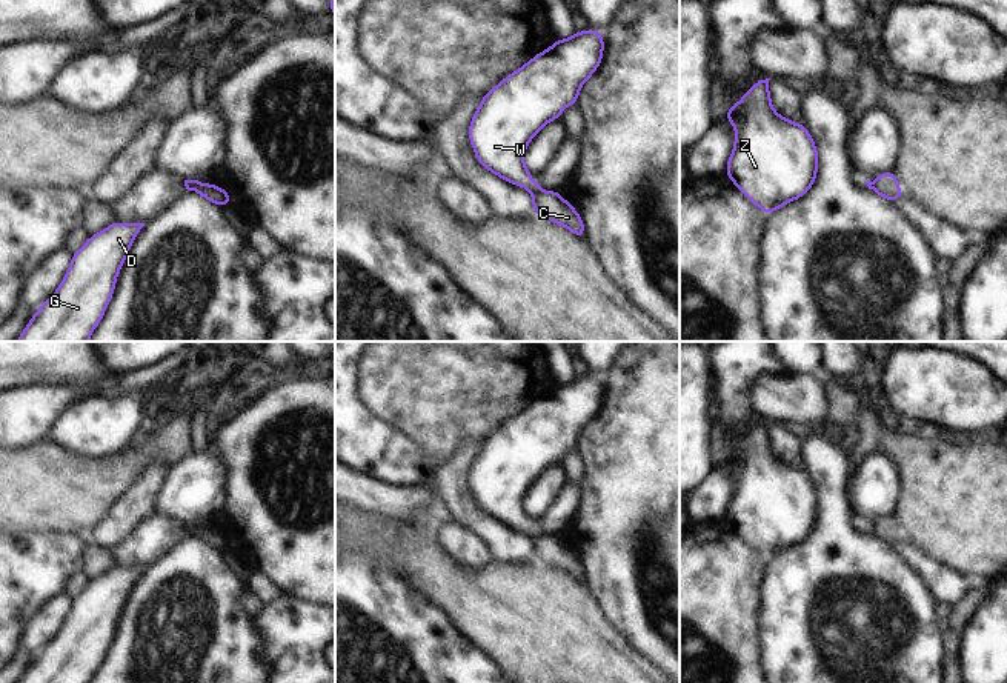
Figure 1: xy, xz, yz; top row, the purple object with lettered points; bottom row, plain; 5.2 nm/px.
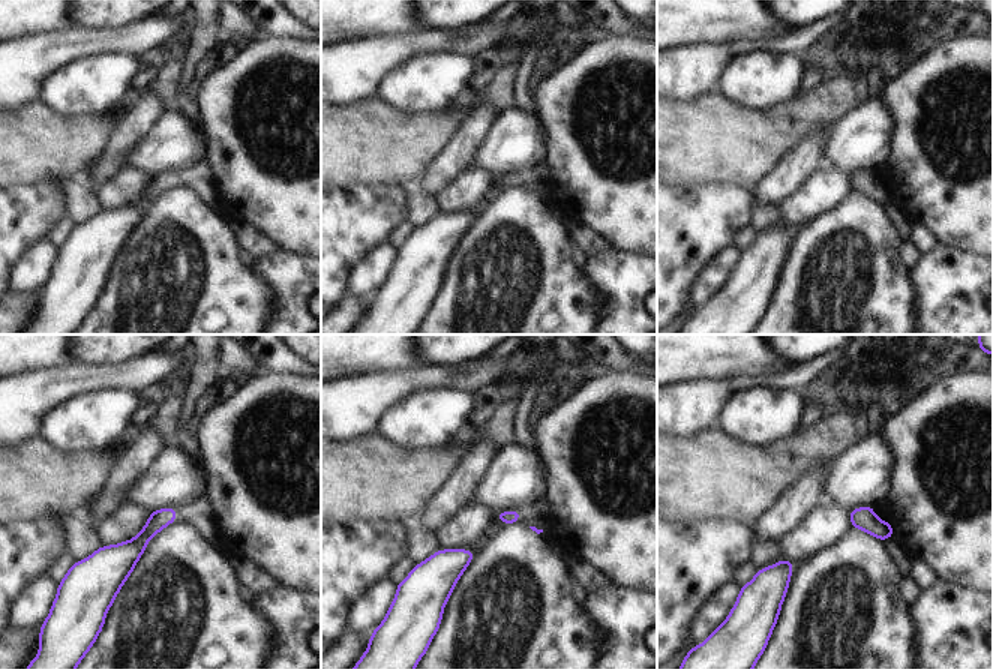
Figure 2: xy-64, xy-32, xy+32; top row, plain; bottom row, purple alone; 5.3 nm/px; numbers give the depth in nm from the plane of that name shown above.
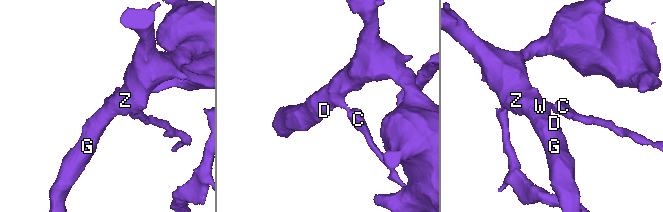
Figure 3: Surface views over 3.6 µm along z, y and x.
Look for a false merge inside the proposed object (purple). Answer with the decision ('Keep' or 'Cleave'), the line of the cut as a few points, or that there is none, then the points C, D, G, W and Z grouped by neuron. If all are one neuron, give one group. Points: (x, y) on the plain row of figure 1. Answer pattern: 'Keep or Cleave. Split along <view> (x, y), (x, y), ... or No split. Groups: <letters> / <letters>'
Cleave. Split along xz (541, 534), (532, 539). Groups: C / D G W Z

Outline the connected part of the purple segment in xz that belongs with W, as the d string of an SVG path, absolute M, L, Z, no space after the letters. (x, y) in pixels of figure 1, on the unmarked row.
M589 372L572 381L557 385L535 398L527 408L507 418L481 441L470 463L467 481L478 508L490 518L524 532L530 538L541 535L524 508L524 497L535 480L563 455L578 448L583 429L597 417L604 398L603 375Z

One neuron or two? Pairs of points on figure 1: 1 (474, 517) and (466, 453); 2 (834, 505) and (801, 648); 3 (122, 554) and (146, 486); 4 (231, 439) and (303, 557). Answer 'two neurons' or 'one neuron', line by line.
1: one neuron
2: one neuron
3: two neurons
4: one neuron

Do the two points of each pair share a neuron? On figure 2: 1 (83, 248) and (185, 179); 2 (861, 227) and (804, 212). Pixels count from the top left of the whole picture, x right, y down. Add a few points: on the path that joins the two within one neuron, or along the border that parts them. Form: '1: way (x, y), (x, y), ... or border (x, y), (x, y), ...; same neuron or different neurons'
1: way (108, 233), (159, 185); same neuron
2: border (848, 194), (833, 207), (797, 227); different neurons

